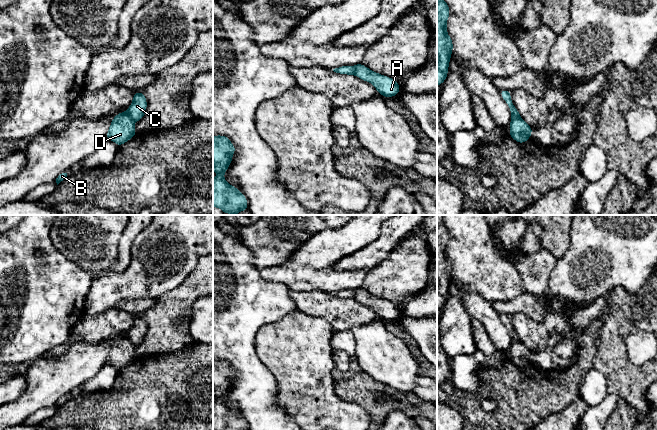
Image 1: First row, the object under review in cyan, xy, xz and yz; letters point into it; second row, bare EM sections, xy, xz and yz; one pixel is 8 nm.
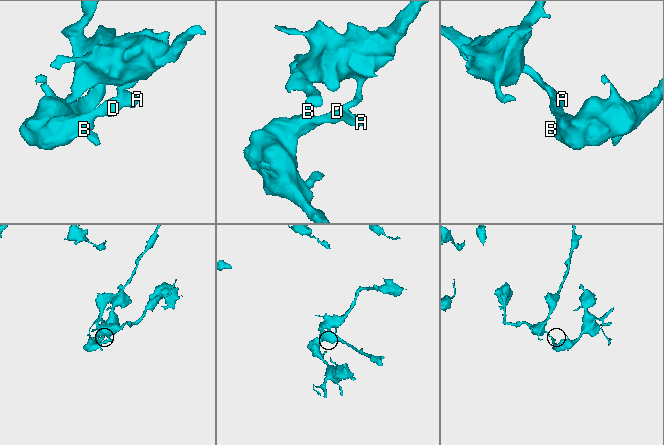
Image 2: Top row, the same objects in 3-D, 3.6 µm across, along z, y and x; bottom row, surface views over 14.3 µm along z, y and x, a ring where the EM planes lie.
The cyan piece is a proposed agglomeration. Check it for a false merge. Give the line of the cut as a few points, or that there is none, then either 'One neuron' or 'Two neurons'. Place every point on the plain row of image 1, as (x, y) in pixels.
Split along xy (126, 336), (135, 345). Two neurons

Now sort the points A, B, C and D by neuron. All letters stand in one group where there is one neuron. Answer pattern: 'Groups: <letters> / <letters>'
Groups: A C / B D

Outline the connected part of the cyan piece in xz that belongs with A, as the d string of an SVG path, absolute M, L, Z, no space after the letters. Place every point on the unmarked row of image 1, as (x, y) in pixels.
M361 287L355 289L355 299L366 306L370 306L377 316L386 322L394 321L401 314L396 304L376 297Z

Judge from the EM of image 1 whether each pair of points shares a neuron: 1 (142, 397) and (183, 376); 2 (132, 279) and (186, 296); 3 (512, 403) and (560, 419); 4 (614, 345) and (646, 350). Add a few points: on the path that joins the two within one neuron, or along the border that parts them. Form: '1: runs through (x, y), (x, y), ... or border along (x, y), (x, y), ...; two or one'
1: runs through (152, 394), (165, 393), (173, 386); one
2: border along (188, 276), (176, 287), (163, 293), (156, 299); two
3: border along (570, 402), (563, 409), (541, 419); two
4: border along (643, 330), (626, 338), (627, 356), (635, 365); two

